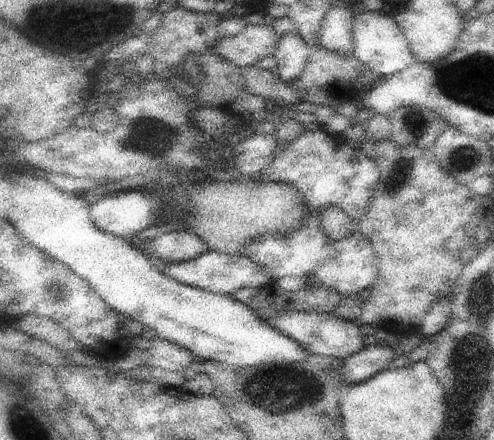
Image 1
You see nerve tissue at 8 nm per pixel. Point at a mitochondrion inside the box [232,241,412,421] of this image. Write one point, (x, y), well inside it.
(256, 387)

